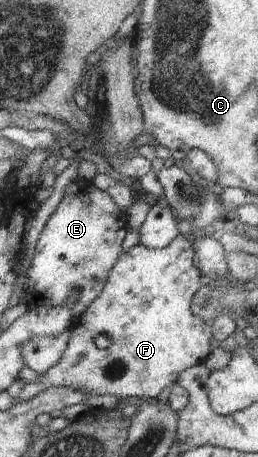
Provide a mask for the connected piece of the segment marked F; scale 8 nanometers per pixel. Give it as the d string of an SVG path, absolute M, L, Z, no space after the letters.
M179 234L166 248L153 249L139 243L123 252L111 268L108 286L98 295L97 301L85 311L85 315L76 316L60 362L46 374L41 374L38 382L25 384L18 393L19 401L29 401L55 386L91 395L157 400L165 387L171 389L171 385L177 383L183 371L203 364L212 352L214 335L210 323L197 317L191 309L195 294L202 288L202 271L193 263L195 256L192 238L183 234Z

